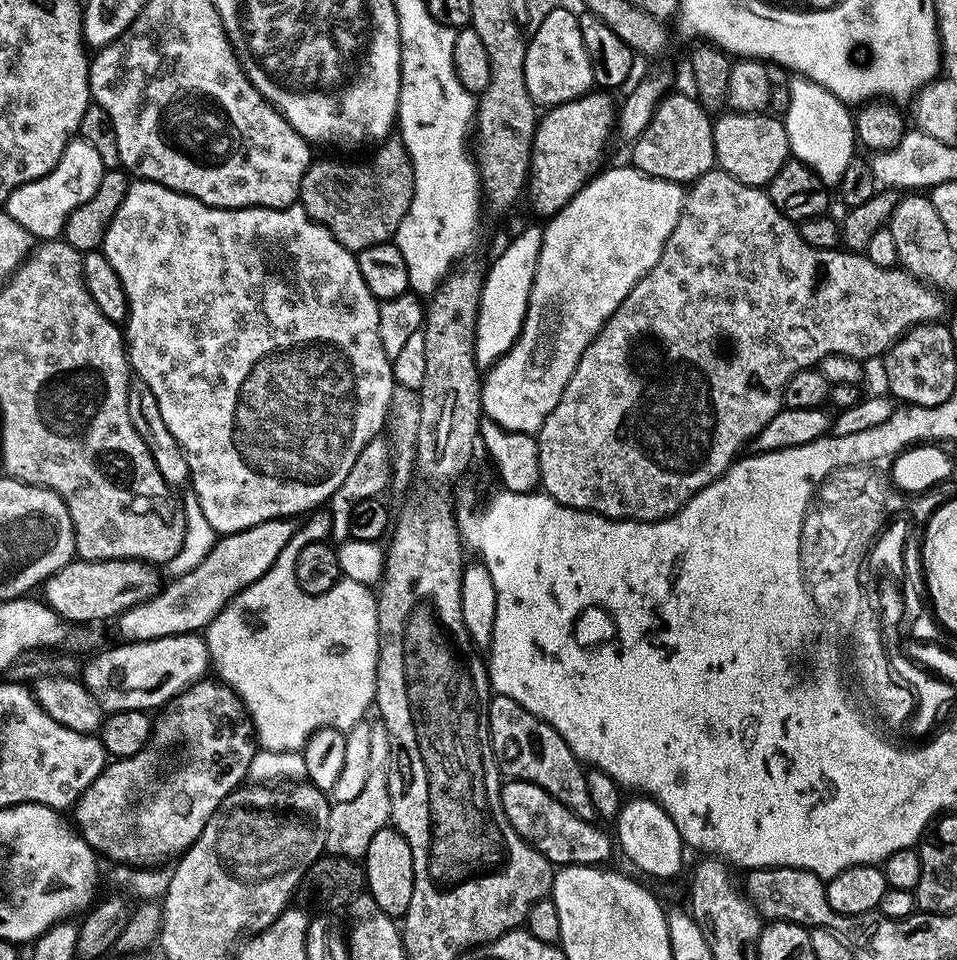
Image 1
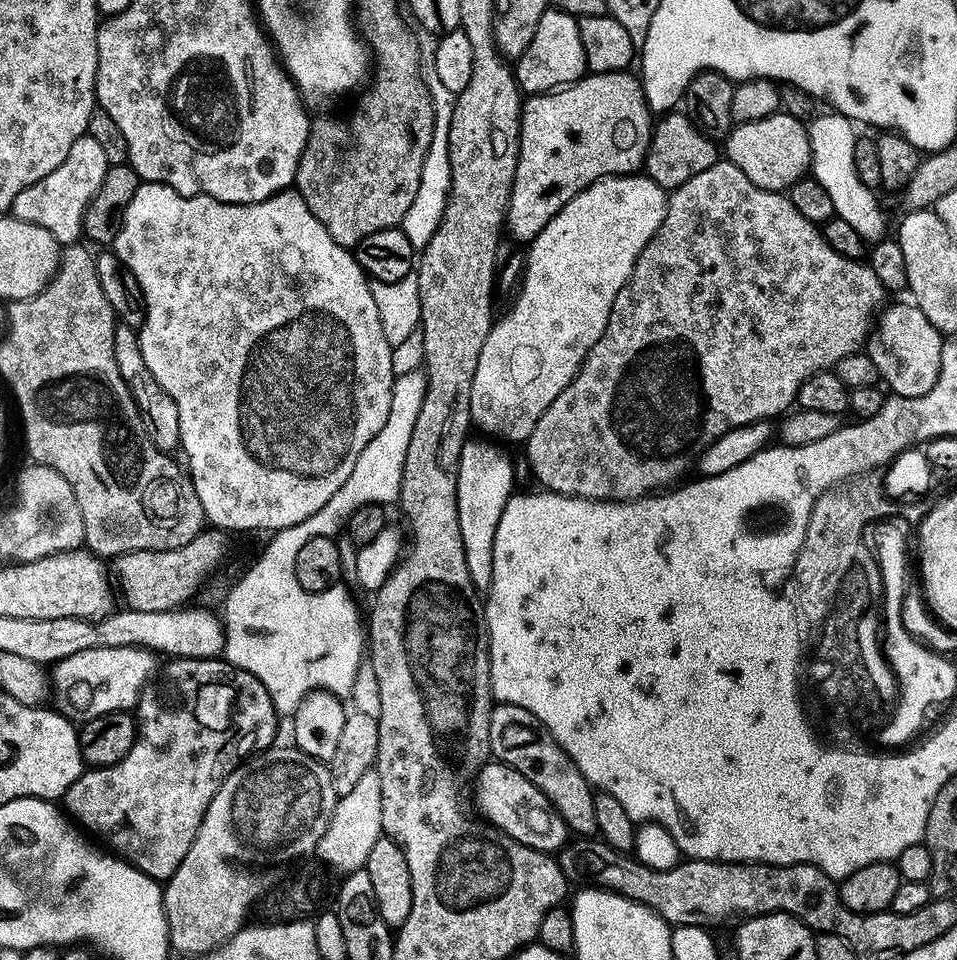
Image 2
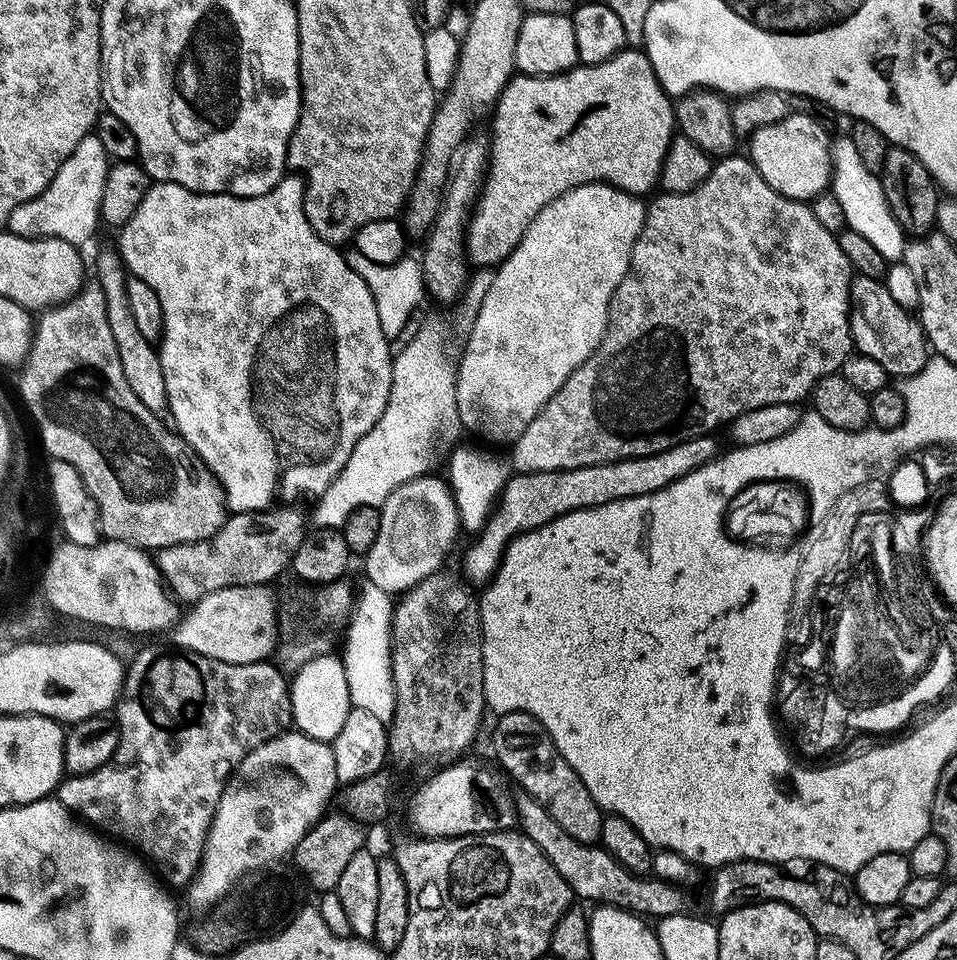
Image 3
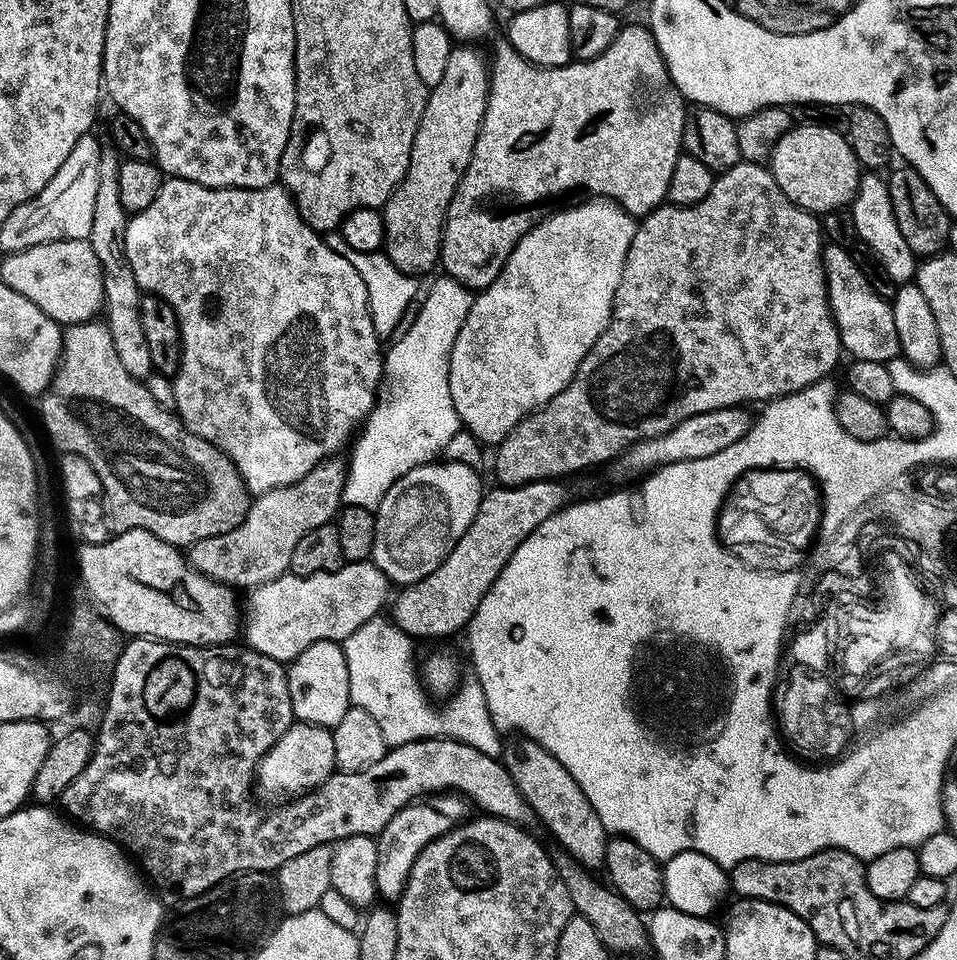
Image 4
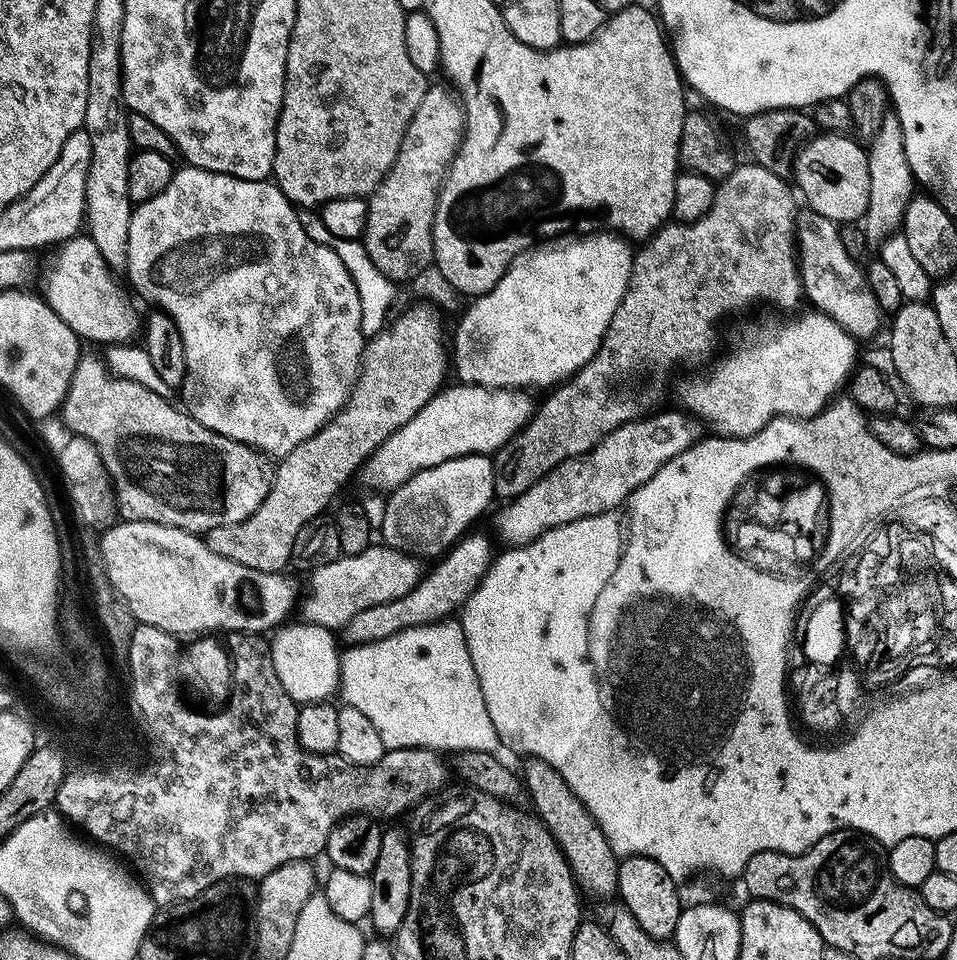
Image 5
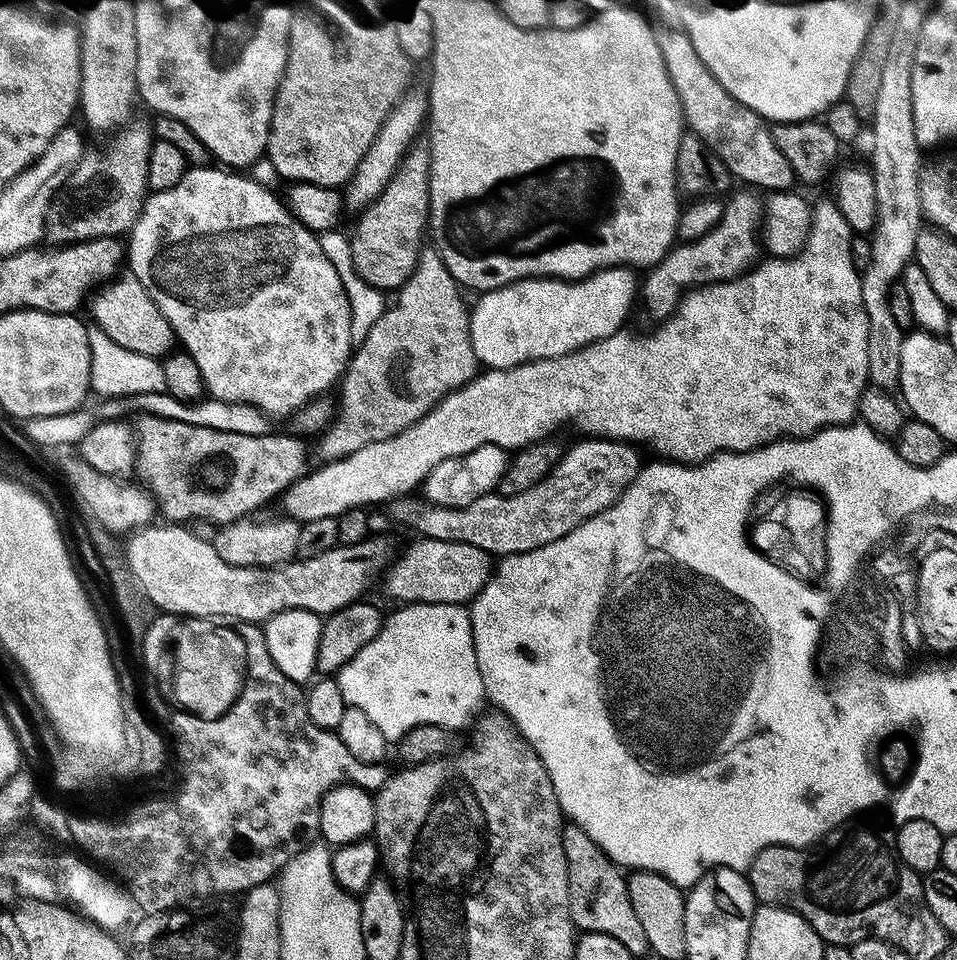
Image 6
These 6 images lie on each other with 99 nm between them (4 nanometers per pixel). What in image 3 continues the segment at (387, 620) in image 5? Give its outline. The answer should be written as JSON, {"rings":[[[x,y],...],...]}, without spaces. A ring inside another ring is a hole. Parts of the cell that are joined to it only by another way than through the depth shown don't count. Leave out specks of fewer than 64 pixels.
{"rings":[[[712,434],[695,436],[693,440],[670,446],[670,450],[649,456],[638,456],[635,460],[619,460],[565,472],[521,472],[509,475],[507,483],[504,484],[504,491],[496,501],[496,507],[492,509],[492,514],[484,524],[483,530],[464,552],[463,579],[472,586],[491,584],[492,577],[504,560],[504,552],[509,544],[517,536],[549,524],[558,516],[577,512],[579,508],[593,508],[606,502],[650,494],[678,482],[678,478],[698,470],[721,455],[722,448],[716,438]]]}

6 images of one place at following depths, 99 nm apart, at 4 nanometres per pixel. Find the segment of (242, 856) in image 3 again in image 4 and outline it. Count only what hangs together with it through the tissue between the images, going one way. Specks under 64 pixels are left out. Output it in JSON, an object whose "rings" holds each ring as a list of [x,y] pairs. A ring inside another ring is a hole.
{"rings":[[[293,722],[286,730],[286,734],[282,734],[282,738],[274,742],[272,749],[256,765],[254,782],[259,788],[259,795],[261,792],[264,796],[273,796],[278,802],[283,798],[295,798],[312,791],[335,771],[337,766],[332,729],[324,728],[321,724]]]}

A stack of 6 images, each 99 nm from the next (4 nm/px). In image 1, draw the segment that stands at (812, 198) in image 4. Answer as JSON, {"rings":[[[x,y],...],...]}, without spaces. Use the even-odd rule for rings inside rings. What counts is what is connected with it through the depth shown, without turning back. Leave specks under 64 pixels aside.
{"rings":[[[729,111],[727,115],[717,115],[712,126],[719,171],[738,178],[738,182],[743,184],[767,186],[774,174],[778,174],[778,170],[782,170],[782,166],[790,158],[788,135],[783,119],[776,117],[775,120],[772,114],[758,112],[742,114]]]}

